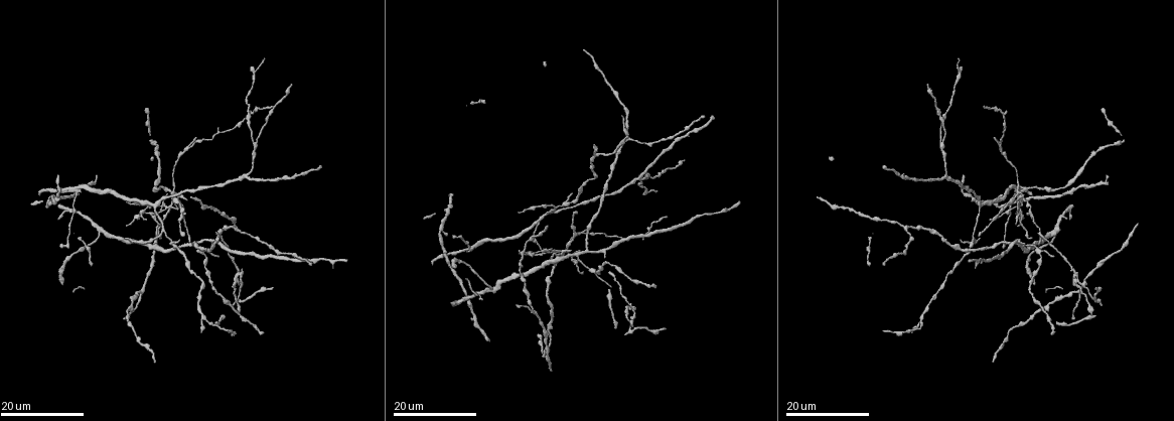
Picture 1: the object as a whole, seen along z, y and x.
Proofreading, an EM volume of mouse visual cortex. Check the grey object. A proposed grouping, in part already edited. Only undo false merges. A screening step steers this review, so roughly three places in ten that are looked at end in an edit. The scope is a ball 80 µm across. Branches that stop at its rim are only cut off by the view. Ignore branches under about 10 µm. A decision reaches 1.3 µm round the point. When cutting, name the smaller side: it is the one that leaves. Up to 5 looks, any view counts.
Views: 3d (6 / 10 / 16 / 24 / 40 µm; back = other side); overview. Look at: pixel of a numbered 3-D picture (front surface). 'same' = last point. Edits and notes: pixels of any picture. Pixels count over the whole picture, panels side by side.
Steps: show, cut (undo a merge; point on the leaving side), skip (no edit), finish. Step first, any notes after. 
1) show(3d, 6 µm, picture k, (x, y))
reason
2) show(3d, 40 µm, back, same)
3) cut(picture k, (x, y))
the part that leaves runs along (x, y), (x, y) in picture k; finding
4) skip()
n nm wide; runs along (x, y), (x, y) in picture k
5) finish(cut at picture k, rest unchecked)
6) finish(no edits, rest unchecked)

show(3d, 24 µm, picture 1, (1041, 250))
arms part here

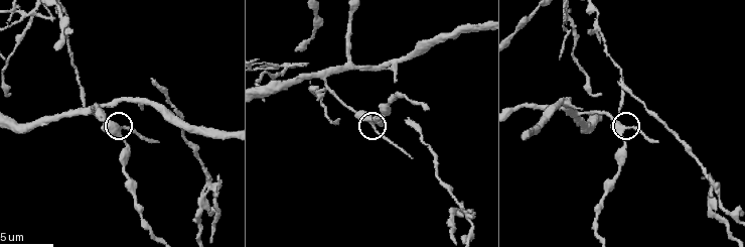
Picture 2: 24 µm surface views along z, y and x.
show(3d, 10 µm, picture 2, (119, 130))

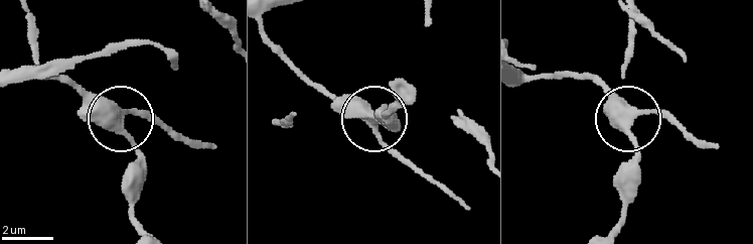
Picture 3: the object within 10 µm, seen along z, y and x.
skip()
330 nm wide; continuous, no second neuron

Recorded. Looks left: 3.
show(3d, 16 µm, picture 1, (155, 205))
a fork

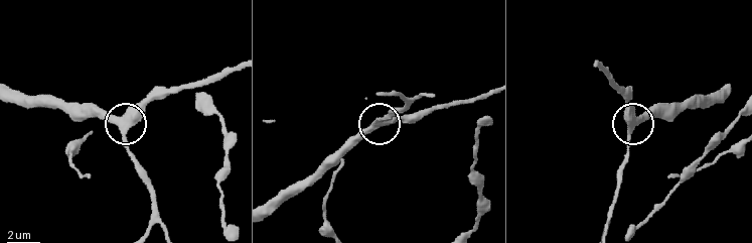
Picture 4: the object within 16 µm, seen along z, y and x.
show(3d, 10 µm, picture 4, (634, 118))
closer look

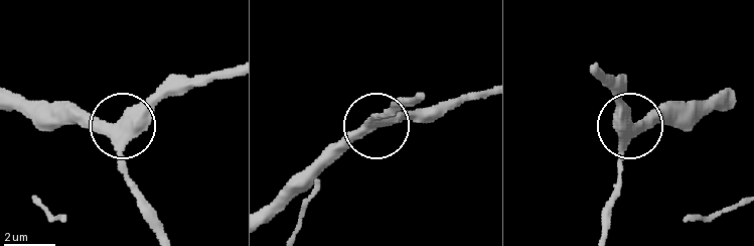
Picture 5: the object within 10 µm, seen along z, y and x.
skip()
410 nm wide; continuous, no second neuron

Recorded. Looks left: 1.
show(3d, 6 µm, picture 2, (712, 188))
four-way junction

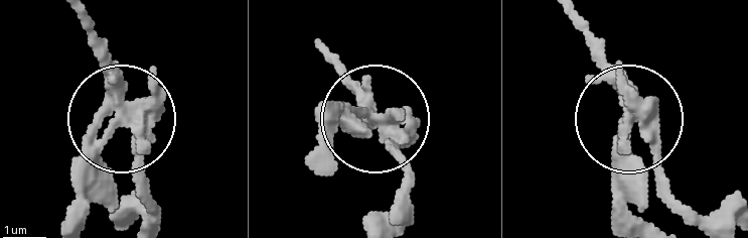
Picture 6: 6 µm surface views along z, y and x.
cut(picture 6, (100, 147))
340 nm wide; the part that leaves runs along (142, 114), (85, 9) in picture 6; a second neuron is stuck on

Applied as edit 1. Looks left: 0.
finish(cut at picture 6, rest unchecked)

